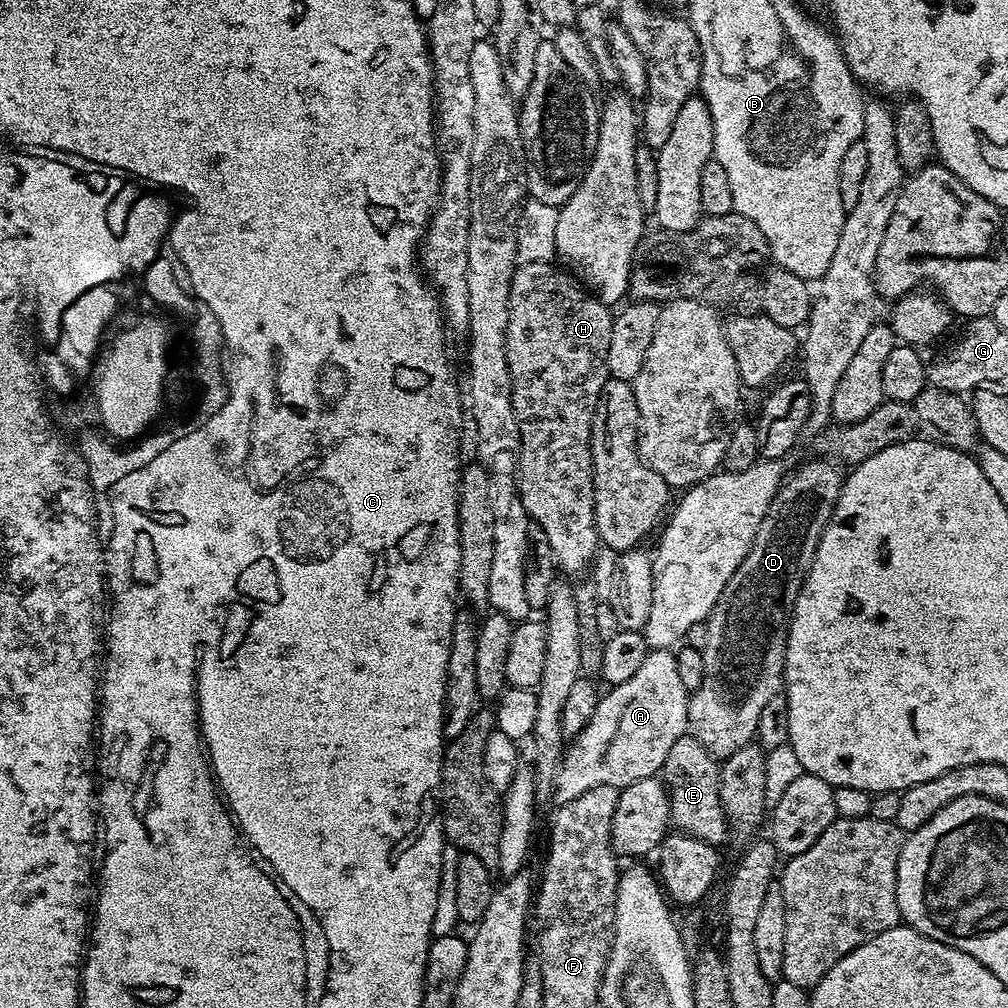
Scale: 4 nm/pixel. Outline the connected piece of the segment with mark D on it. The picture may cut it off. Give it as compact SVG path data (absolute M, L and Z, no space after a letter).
M828 458L808 460L781 484L758 534L738 570L726 582L714 610L707 618L706 646L702 649L705 674L701 685L688 697L688 732L720 762L757 739L758 720L766 702L782 692L784 686L784 651L788 641L788 621L792 607L814 562L816 547L828 520L834 514L838 494L844 485L845 469Z

